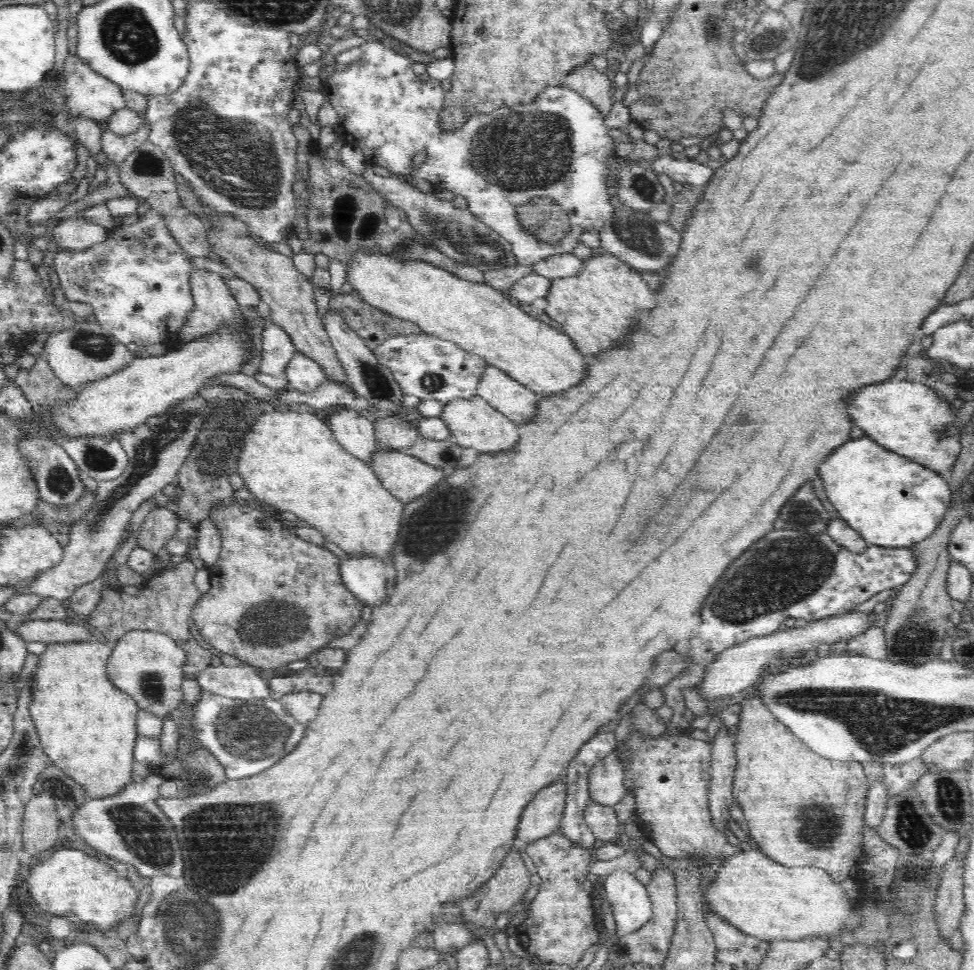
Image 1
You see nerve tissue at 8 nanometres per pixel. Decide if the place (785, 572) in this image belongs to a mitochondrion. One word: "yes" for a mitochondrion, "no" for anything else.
yes

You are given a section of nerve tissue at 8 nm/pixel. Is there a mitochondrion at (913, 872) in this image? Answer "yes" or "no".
yes

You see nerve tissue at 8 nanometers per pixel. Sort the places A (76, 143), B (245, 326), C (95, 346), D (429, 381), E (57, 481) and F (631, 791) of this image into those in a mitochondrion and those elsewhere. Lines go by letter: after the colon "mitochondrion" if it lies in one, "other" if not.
A: other
B: other
C: mitochondrion
D: mitochondrion
E: mitochondrion
F: other

